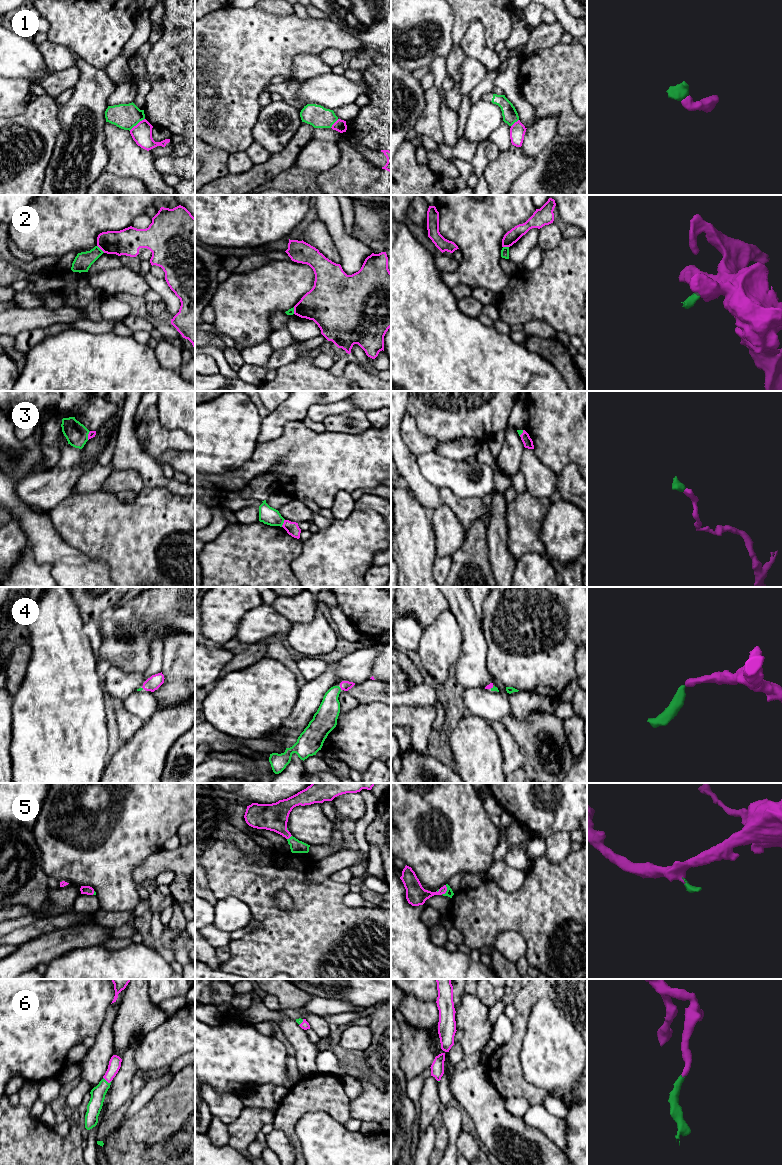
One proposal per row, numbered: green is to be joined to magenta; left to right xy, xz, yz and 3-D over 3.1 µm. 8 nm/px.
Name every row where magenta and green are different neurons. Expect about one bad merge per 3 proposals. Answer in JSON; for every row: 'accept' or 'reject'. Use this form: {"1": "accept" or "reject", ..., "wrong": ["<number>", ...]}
{"1": "reject", "2": "reject", "3": "reject", "4": "accept", "5": "accept", "6": "accept", "wrong": ["1", "2", "3"]}

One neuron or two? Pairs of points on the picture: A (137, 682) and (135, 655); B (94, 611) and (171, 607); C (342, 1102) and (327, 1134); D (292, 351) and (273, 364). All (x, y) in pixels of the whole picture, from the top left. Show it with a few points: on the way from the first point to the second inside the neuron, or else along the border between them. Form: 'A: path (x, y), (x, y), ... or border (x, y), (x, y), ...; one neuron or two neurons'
A: border (113, 666), (127, 672), (140, 672), (143, 674); two neurons
B: border (116, 603), (97, 621); two neurons
C: border (311, 1112), (323, 1111), (342, 1124); two neurons
D: path (287, 355), (278, 361); one neuron

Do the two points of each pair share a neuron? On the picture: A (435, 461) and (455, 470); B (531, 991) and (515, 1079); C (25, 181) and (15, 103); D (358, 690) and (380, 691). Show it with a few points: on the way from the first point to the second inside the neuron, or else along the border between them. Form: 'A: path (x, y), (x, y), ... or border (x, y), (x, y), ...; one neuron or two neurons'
A: path (440, 466), (444, 470), (450, 470); one neuron
B: path (522, 1013), (518, 1036), (513, 1046), (513, 1057); one neuron
C: border (28, 102), (23, 112), (10, 118); two neurons
D: path (363, 691), (375, 691); one neuron

